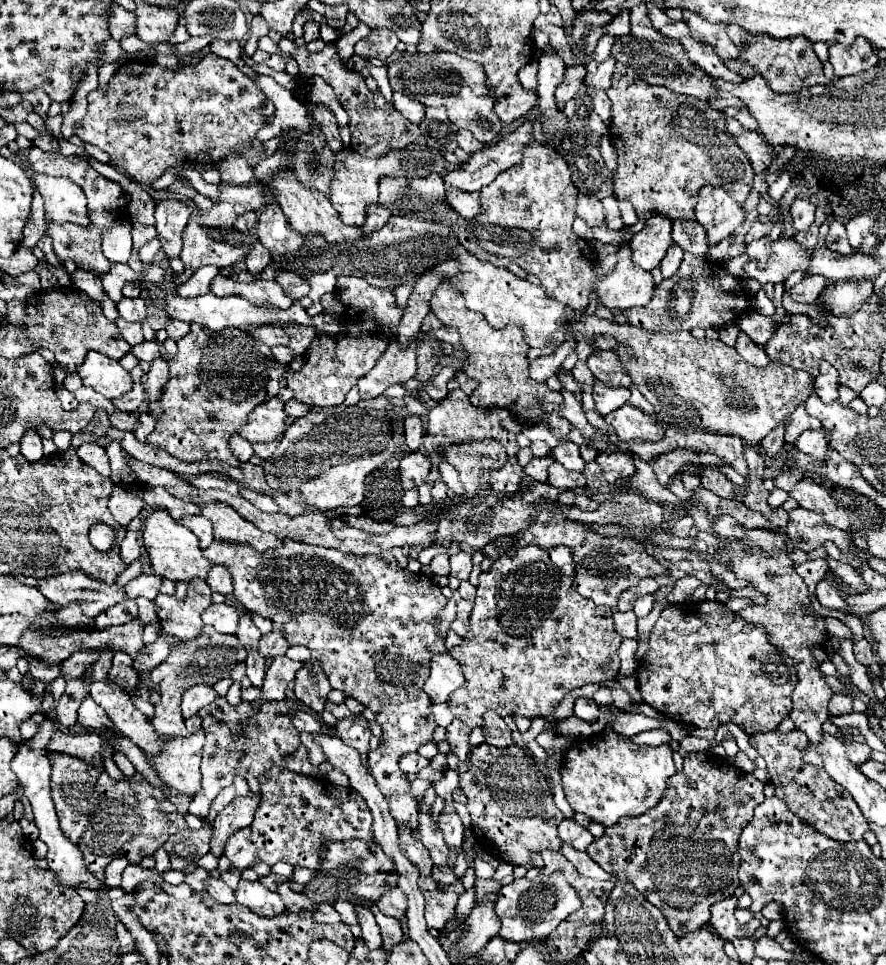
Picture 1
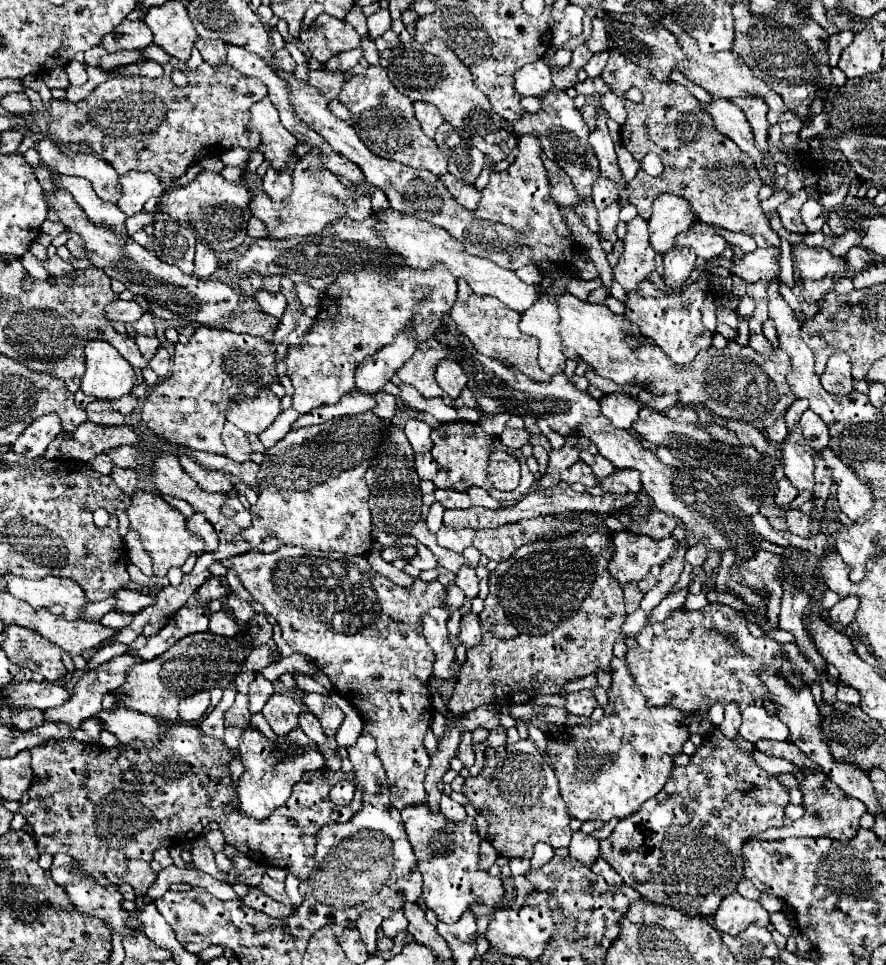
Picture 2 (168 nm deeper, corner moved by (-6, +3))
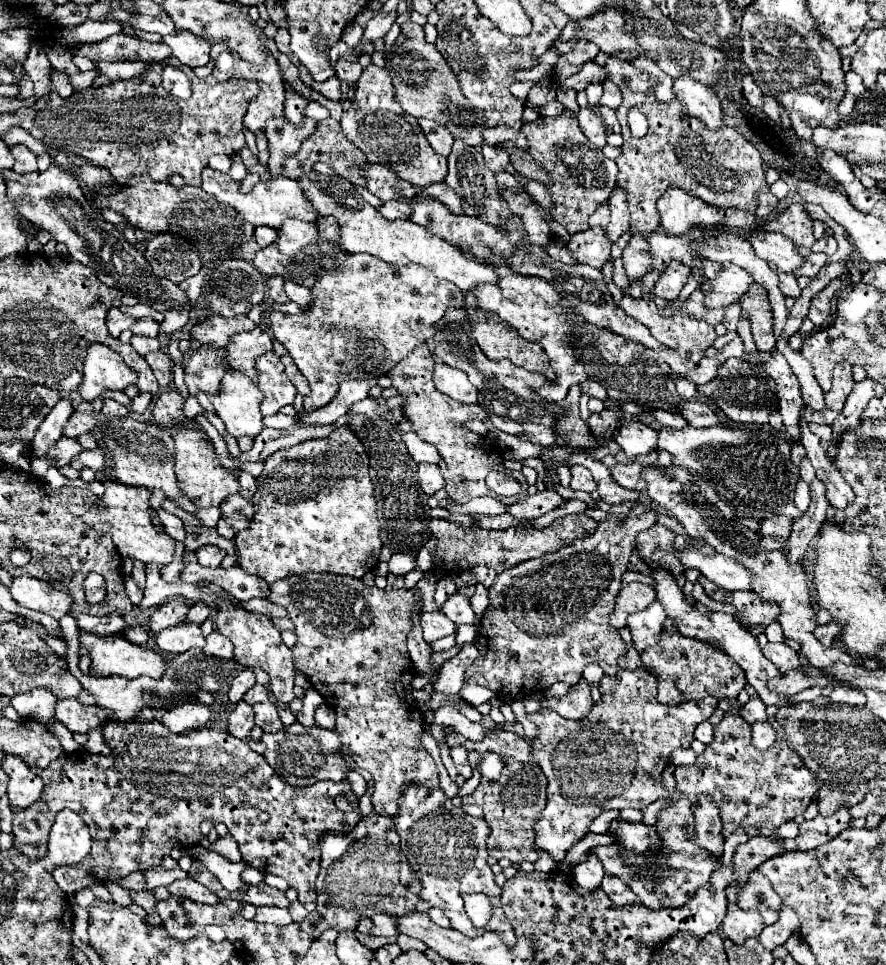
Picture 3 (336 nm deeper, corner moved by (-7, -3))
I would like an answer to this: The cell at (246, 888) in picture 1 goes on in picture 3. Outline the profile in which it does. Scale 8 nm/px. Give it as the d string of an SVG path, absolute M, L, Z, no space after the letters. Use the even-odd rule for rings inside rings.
M259 906L255 922L265 922L265 924L275 924L275 926L287 926L291 924L291 914L287 908L277 908L277 906Z

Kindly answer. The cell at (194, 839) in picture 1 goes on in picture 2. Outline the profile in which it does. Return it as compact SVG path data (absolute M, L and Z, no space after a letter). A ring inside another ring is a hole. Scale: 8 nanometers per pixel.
M210 830L208 834L204 834L204 840L206 844L214 850L214 852L222 852L222 846L224 846L224 836L220 830Z

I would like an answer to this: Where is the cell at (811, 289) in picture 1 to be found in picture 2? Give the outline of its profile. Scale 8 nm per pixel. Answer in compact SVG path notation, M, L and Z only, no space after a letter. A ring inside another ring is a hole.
M828 276L828 278L822 278L818 282L812 282L812 280L804 280L802 282L802 298L806 302L820 302L824 298L824 294L828 294L832 290L832 284L834 284L834 276Z

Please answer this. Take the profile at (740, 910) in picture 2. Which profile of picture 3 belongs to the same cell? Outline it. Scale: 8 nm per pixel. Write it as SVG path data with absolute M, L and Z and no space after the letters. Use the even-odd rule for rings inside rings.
M729 904L721 928L727 934L727 938L731 938L735 944L743 944L747 938L757 938L765 924L755 908L741 910L737 904Z

